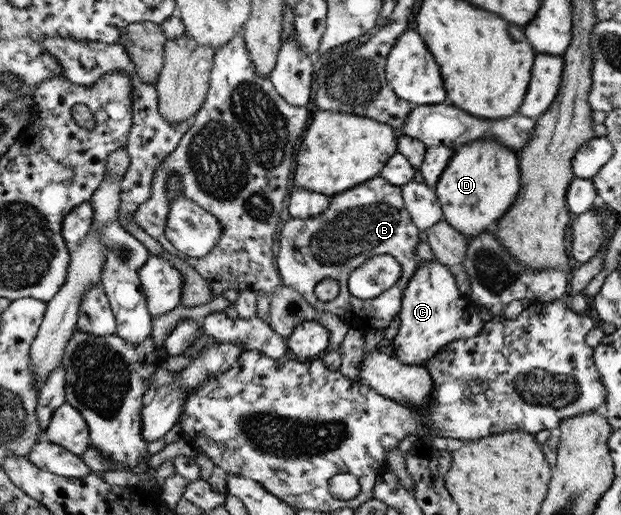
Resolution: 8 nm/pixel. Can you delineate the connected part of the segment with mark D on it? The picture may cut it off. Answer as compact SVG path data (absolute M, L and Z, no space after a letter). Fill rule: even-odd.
M477 139L464 146L457 145L452 156L434 190L443 218L471 241L480 234L494 231L498 221L516 200L521 187L519 157L511 148L494 139Z

